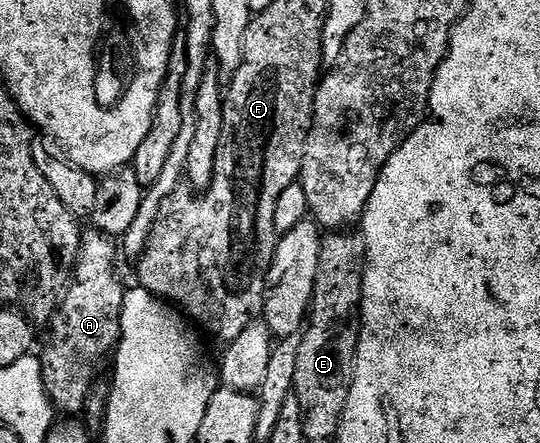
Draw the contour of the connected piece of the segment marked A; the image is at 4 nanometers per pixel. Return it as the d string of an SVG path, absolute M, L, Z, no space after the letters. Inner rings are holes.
M95 230L83 233L76 270L50 321L44 352L39 353L42 378L53 409L64 412L60 414L68 418L79 417L87 409L88 400L94 395L96 375L104 359L109 359L120 343L120 315L126 288L120 285L116 256L118 260L118 244L113 237Z

